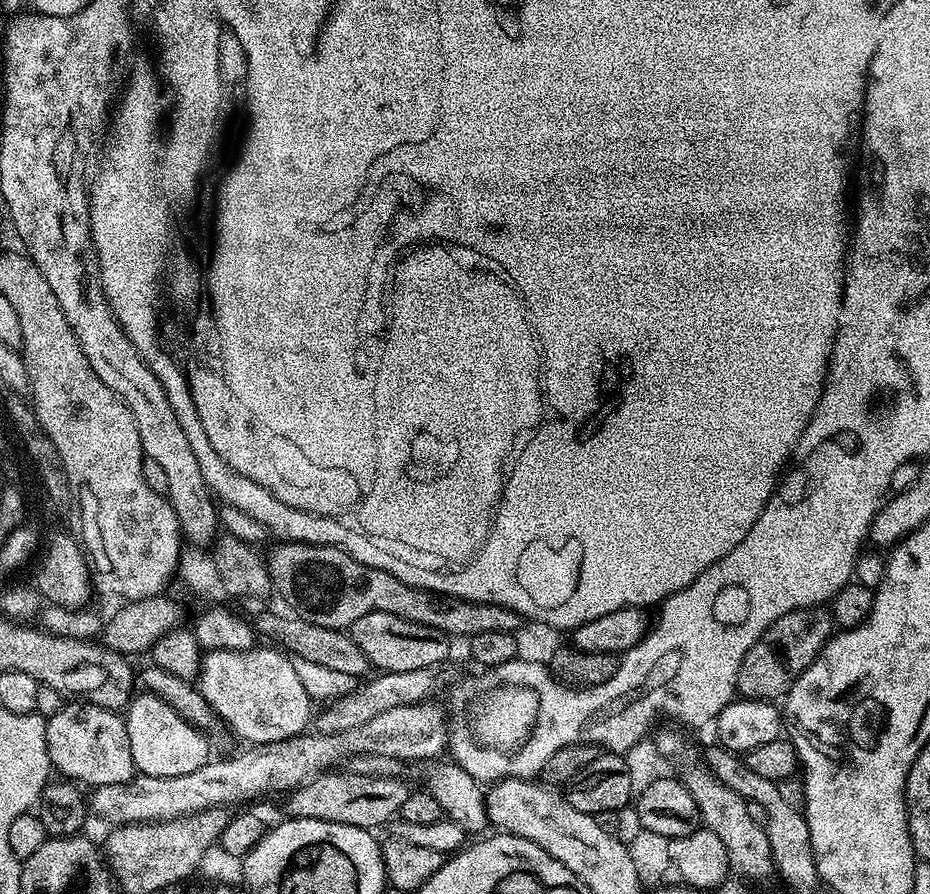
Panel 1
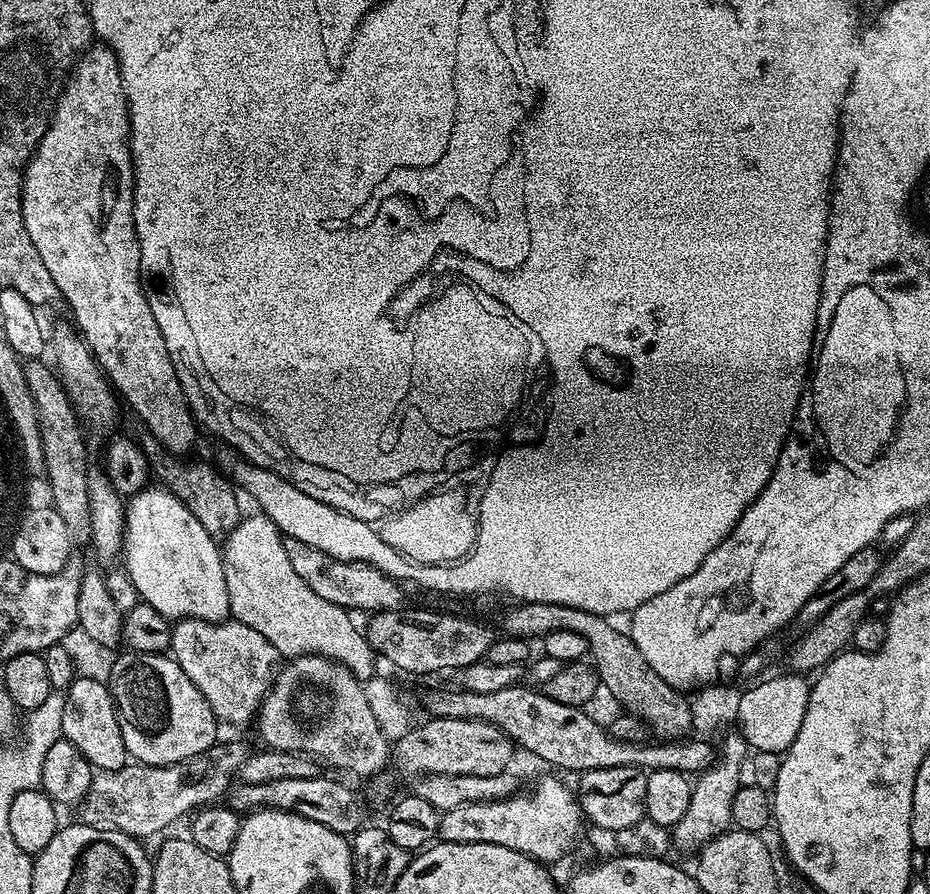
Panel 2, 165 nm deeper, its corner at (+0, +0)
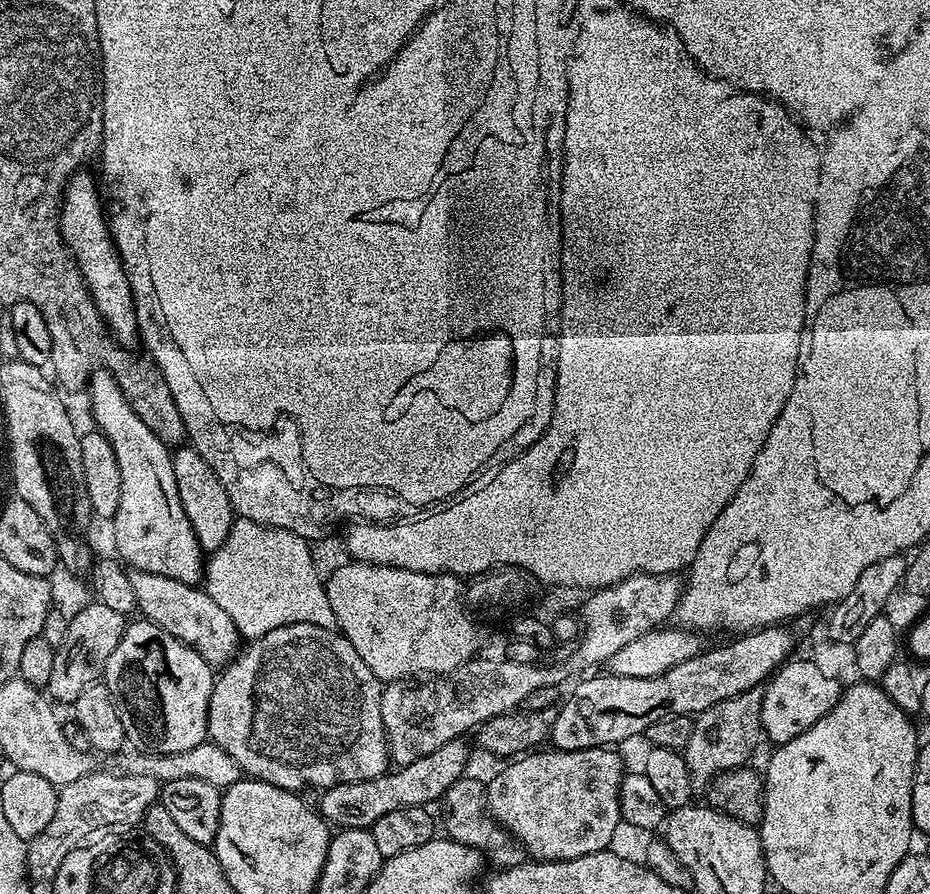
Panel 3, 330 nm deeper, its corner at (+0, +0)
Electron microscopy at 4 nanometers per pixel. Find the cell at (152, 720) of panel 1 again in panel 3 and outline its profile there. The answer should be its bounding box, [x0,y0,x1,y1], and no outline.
[102,618,213,754]

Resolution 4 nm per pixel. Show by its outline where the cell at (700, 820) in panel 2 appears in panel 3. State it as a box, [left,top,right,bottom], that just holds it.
[683,688,764,789]

